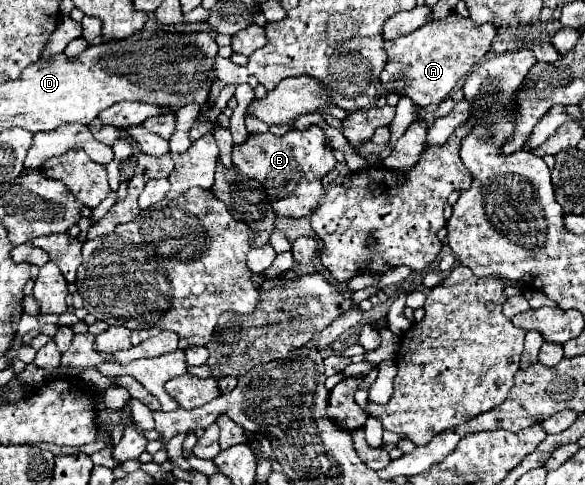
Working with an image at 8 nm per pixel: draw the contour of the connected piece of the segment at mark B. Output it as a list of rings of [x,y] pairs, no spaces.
[[[311,125],[305,131],[289,131],[285,135],[261,133],[251,135],[243,145],[237,145],[231,153],[233,165],[247,177],[257,179],[271,201],[277,215],[283,217],[307,217],[311,215],[323,197],[323,177],[335,169],[335,149],[327,143],[325,131],[319,125]]]

